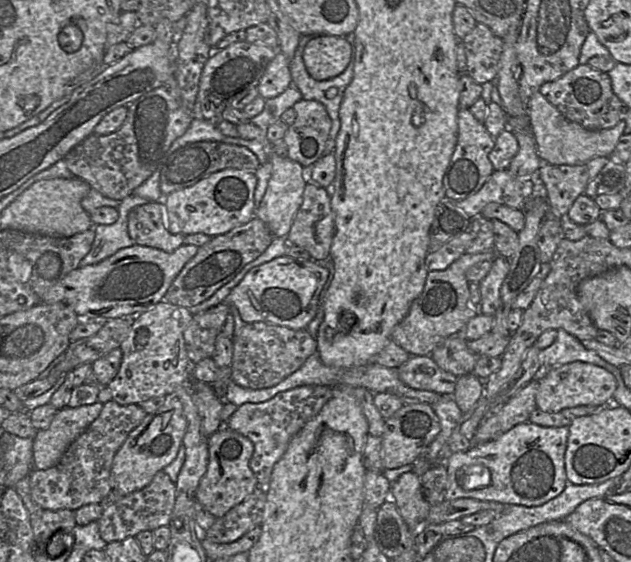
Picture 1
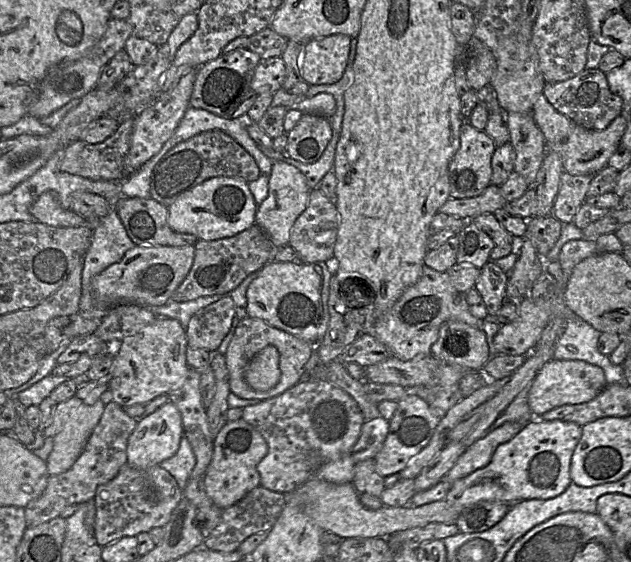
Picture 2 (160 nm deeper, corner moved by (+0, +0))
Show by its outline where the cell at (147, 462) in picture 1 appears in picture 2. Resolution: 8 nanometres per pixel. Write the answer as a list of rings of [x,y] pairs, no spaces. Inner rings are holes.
[[[168,401],[153,413],[138,420],[127,441],[127,464],[138,469],[159,465],[177,452],[182,436],[183,426],[180,412],[172,402]]]

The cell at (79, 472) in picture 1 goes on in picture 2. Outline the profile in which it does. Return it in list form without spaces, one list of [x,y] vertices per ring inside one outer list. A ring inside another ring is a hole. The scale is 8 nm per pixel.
[[[113,401],[106,404],[73,466],[61,474],[50,475],[43,493],[25,507],[26,526],[34,527],[48,522],[59,517],[67,506],[92,500],[97,488],[112,480],[121,467],[127,464],[127,441],[137,423],[138,420],[126,414],[120,405]]]

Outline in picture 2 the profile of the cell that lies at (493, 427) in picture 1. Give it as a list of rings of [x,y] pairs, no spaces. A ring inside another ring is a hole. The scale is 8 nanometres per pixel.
[[[505,422],[483,438],[476,440],[466,448],[441,480],[452,484],[475,470],[485,467],[491,461],[496,448],[512,439],[525,425],[518,422]]]

